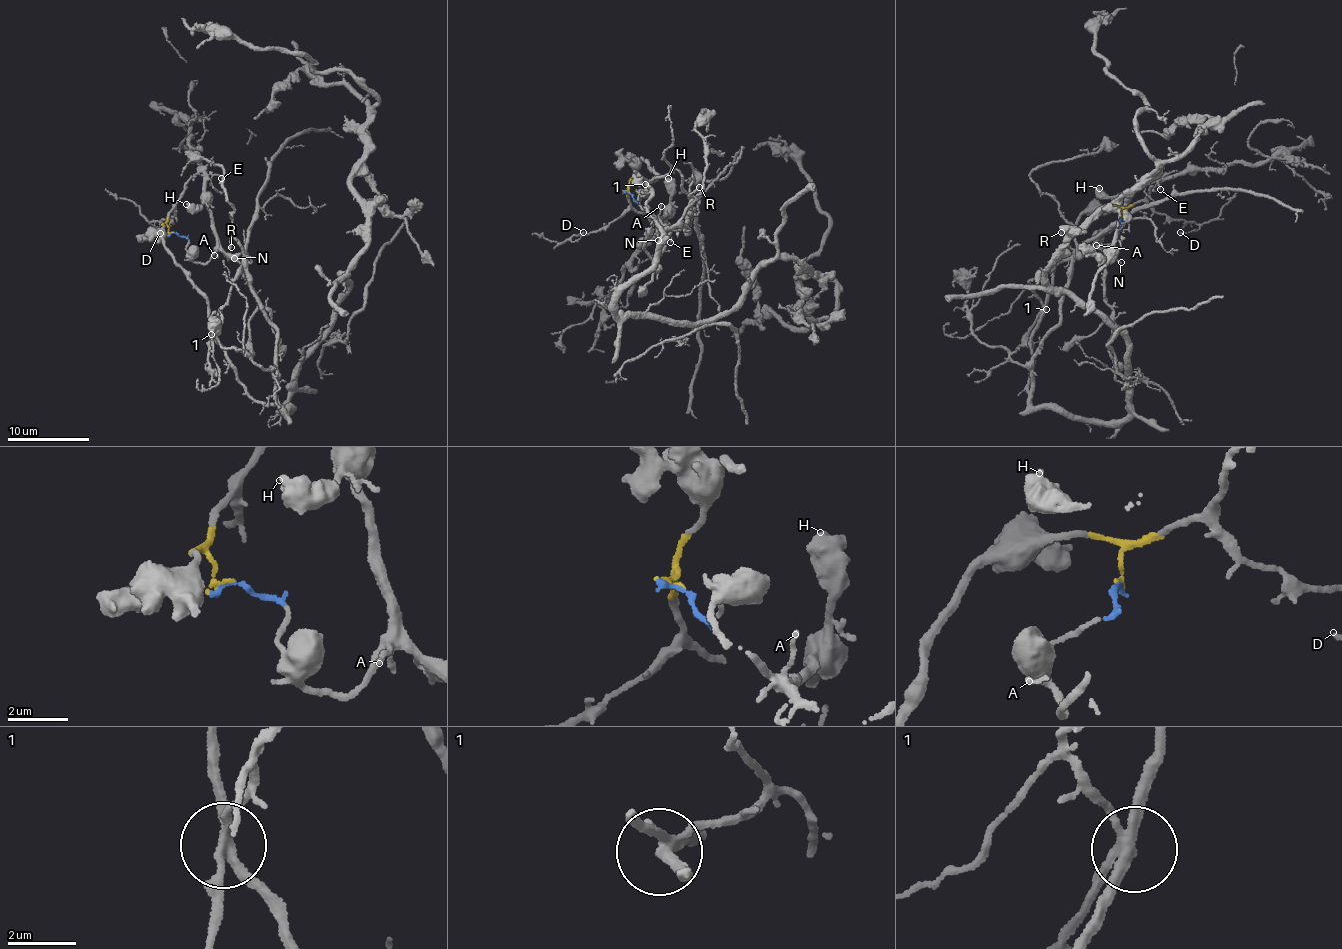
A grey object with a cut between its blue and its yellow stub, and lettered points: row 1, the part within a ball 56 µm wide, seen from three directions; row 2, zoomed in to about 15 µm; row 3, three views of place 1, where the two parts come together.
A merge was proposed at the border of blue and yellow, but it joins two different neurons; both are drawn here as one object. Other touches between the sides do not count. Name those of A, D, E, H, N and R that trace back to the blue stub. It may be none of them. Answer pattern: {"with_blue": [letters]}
{"with_blue": ["A", "E", "H", "N"]}

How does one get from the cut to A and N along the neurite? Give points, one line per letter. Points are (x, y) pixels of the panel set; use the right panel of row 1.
A: (1121, 218), (1117, 227), (1102, 235), (1106, 253), (1110, 247), (1096, 244)
N: (1121, 218), (1117, 227), (1102, 235), (1104, 254), (1111, 248), (1115, 259), (1122, 262)

